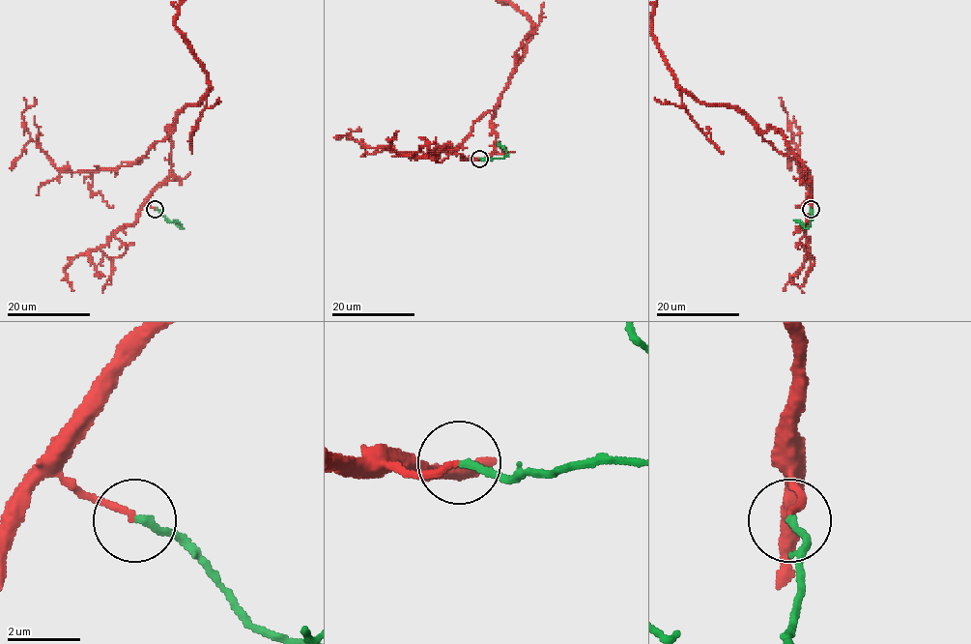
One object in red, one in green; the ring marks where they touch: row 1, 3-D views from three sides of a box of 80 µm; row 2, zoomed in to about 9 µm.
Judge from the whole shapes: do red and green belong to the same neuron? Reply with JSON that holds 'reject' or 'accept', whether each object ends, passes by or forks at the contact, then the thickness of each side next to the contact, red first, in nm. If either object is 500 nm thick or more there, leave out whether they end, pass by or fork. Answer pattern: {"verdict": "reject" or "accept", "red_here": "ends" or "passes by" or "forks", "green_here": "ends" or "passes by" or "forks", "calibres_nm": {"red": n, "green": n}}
{"verdict": "accept", "red_here": "ends", "green_here": "ends", "calibres_nm": {"red": 160, "green": 200}}

